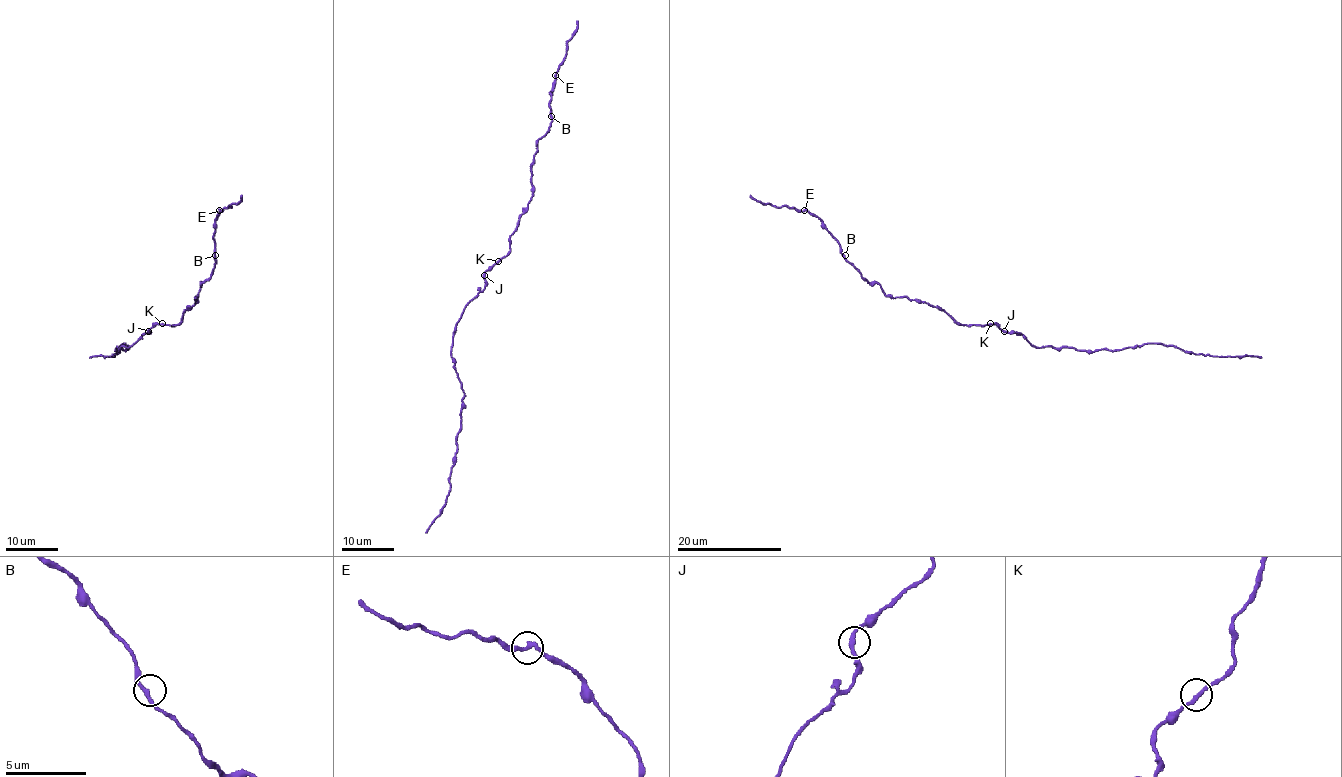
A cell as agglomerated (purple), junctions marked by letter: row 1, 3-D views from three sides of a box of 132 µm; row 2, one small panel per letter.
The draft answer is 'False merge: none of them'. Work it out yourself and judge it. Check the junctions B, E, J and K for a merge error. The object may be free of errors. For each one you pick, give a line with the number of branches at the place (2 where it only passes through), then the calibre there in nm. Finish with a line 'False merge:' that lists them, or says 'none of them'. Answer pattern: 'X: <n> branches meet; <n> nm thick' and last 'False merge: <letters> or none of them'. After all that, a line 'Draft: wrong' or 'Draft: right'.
E: 2 branches meet; 240 nm thick
False merge: E
Draft: wrong

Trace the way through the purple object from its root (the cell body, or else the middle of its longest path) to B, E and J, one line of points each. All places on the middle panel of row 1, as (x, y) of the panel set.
B: (499, 261), (509, 252), (509, 236), (532, 197), (532, 163), (537, 152), (537, 142), (549, 129), (551, 116)
E: (499, 261), (509, 252), (509, 236), (532, 197), (532, 163), (537, 142), (551, 121), (555, 75)
J: (499, 261), (484, 275)

